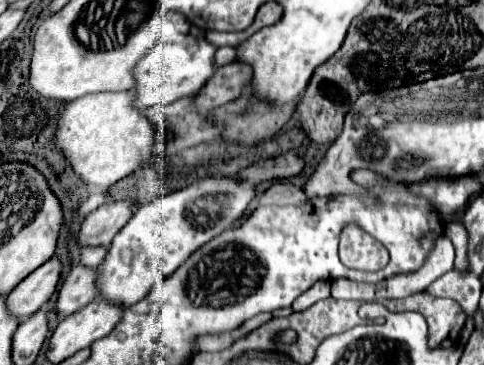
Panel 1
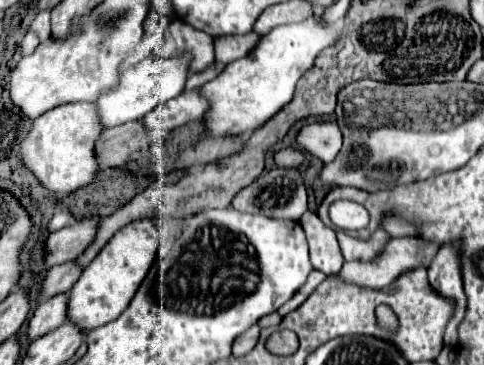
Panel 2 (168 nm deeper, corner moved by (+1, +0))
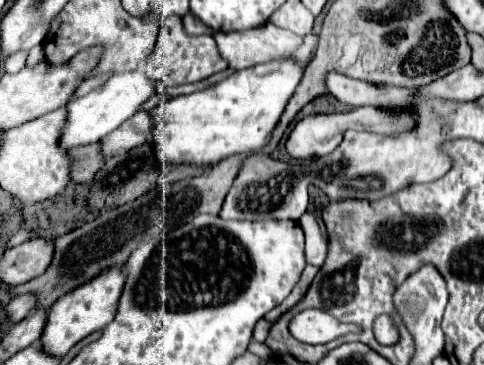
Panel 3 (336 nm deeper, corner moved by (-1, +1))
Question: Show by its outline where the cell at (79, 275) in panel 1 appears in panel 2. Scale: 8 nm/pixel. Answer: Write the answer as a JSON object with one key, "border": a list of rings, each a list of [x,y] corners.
{"border":[[[56,294],[34,310],[34,316],[28,326],[28,336],[32,340],[40,338],[56,330],[64,322],[68,322],[68,294]]]}

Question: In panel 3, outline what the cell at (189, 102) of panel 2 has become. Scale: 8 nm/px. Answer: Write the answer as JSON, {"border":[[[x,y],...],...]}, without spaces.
{"border":[[[140,111],[132,115],[132,119],[126,119],[116,131],[100,139],[100,155],[104,159],[110,159],[120,149],[132,149],[144,145],[150,139],[150,129],[152,129],[152,119],[148,113]]]}

